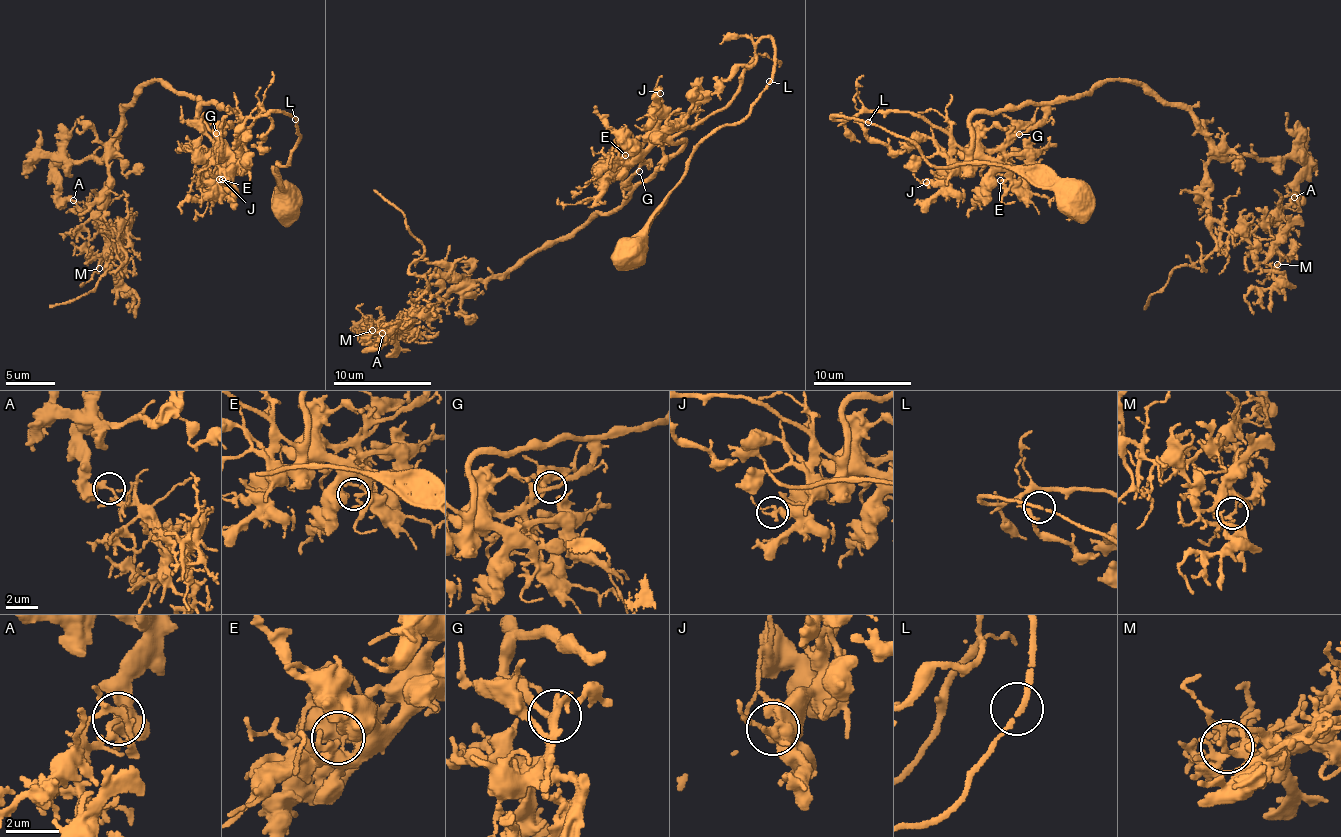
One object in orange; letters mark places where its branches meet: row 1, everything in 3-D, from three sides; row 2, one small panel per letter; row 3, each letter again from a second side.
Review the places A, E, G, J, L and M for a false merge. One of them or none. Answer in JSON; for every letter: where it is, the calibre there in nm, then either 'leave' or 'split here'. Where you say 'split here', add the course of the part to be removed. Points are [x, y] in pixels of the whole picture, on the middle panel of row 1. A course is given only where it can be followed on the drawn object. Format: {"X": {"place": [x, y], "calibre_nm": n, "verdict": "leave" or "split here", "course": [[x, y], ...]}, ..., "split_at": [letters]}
{"A": {"place": [382, 333], "calibre_nm": 170, "verdict": "split here", "course": [[383, 332], [404, 329], [429, 296], [424, 278], [409, 271], [423, 248], [406, 218], [372, 189]]}, "E": {"place": [625, 155], "calibre_nm": 170, "verdict": "leave"}, "G": {"place": [639, 171], "calibre_nm": 190, "verdict": "leave"}, "J": {"place": [660, 93], "calibre_nm": 240, "verdict": "leave"}, "L": {"place": [769, 81], "calibre_nm": 170, "verdict": "leave"}, "M": {"place": [372, 330], "calibre_nm": 170, "verdict": "leave"}, "split_at": ["A"]}

